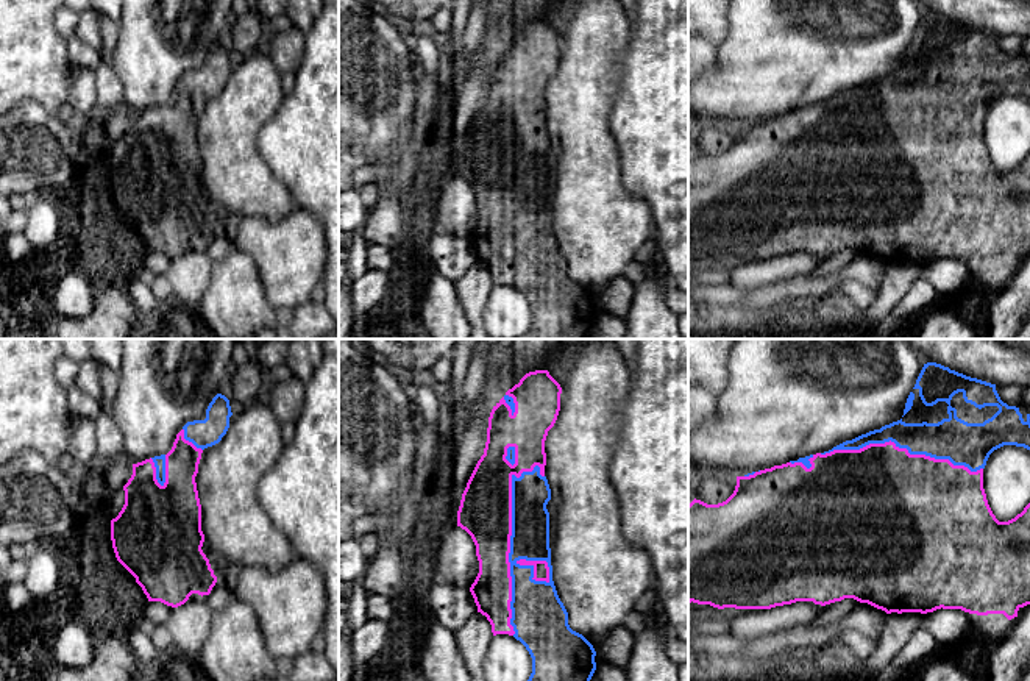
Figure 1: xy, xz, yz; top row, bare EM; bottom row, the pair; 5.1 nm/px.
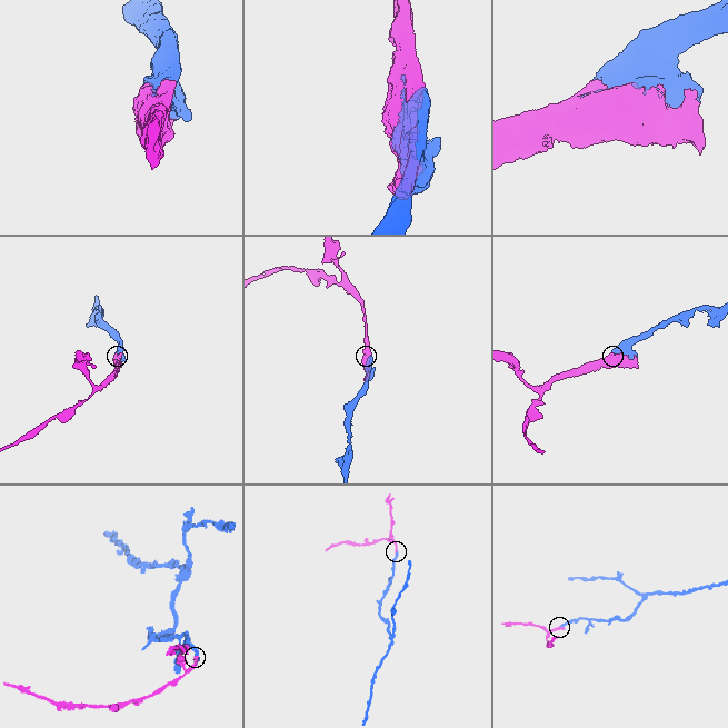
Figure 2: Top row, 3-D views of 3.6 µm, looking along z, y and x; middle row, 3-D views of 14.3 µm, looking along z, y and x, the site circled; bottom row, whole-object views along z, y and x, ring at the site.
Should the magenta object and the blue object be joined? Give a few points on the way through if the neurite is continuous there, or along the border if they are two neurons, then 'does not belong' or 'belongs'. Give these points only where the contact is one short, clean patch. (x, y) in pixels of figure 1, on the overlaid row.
belongs

